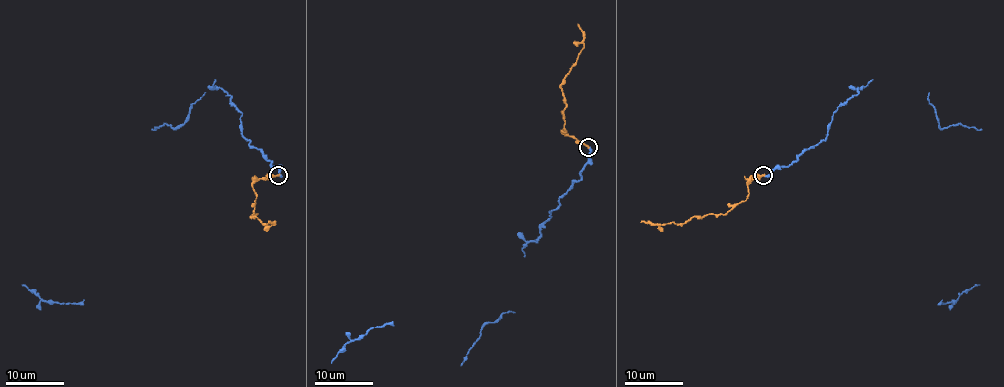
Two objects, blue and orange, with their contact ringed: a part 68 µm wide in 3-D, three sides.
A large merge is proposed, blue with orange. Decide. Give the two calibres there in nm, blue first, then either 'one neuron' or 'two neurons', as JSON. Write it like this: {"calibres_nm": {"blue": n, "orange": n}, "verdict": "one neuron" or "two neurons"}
{"calibres_nm": {"blue": 320, "orange": 240}, "verdict": "one neuron"}

